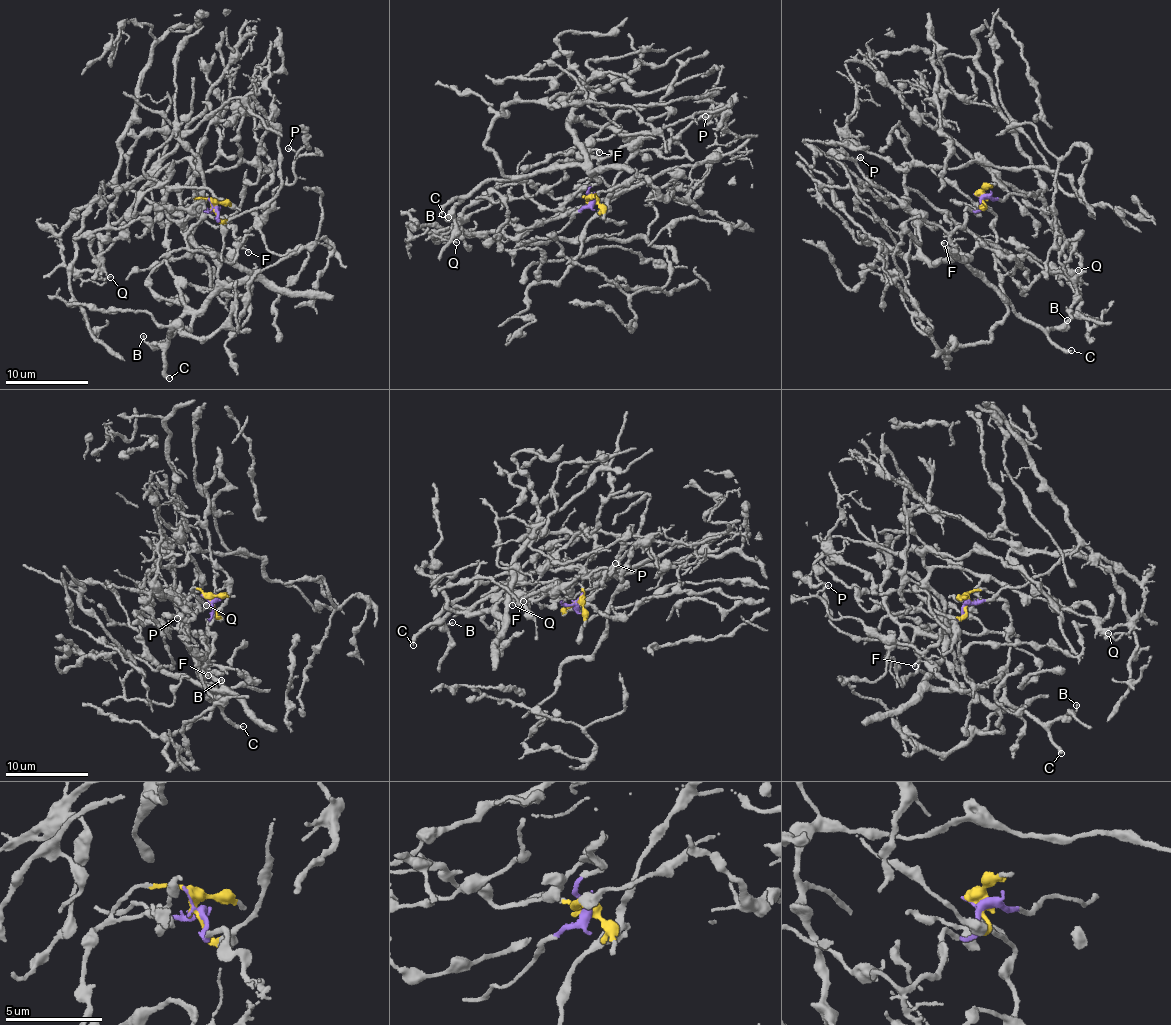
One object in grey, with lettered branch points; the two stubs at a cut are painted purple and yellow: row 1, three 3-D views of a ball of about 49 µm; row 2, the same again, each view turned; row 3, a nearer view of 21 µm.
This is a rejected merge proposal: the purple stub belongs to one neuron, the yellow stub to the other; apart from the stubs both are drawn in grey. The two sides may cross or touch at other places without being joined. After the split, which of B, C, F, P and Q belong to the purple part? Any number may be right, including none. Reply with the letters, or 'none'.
F, P, Q

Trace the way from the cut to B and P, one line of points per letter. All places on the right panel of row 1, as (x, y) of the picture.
B: (980, 197), (993, 218), (996, 270), (1013, 309), (1052, 331), (1066, 326), (1066, 320)
P: (980, 197), (979, 208), (967, 209), (962, 226), (944, 230), (874, 185), (862, 174), (857, 162), (861, 157)

